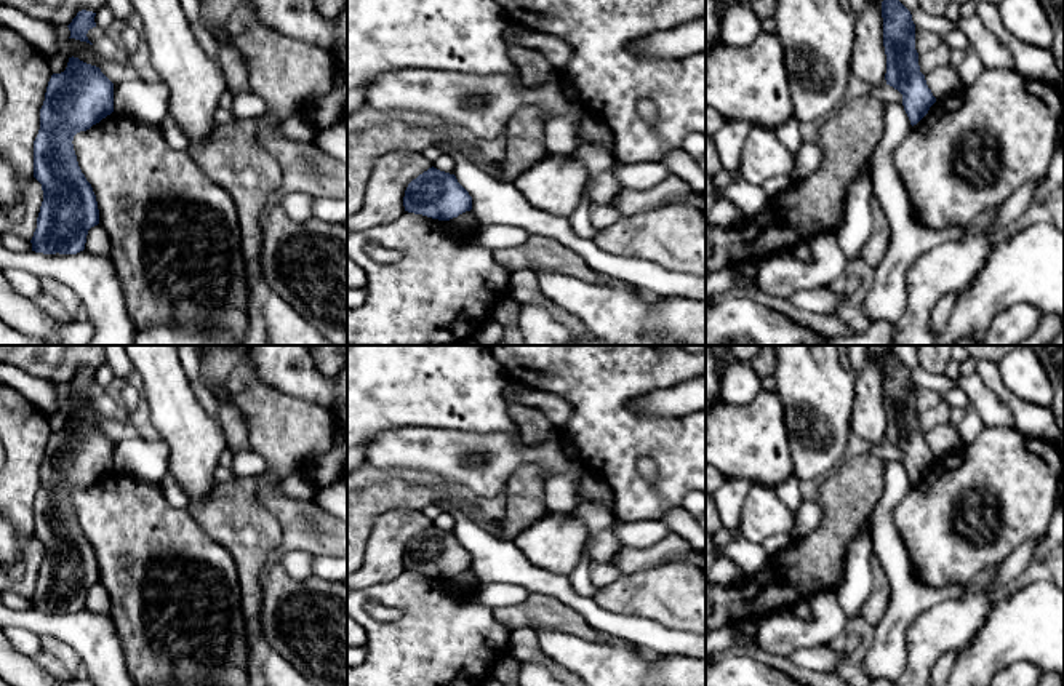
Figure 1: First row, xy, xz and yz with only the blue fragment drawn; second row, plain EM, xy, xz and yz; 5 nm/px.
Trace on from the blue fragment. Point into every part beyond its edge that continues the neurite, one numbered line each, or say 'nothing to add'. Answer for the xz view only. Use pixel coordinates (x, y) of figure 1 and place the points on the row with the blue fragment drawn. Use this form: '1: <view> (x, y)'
nothing to add

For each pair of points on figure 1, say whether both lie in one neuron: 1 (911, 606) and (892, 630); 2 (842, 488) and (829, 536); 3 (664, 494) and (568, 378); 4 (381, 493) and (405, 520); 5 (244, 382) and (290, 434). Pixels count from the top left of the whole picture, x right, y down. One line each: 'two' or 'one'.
1: one
2: one
3: one
4: two
5: one

